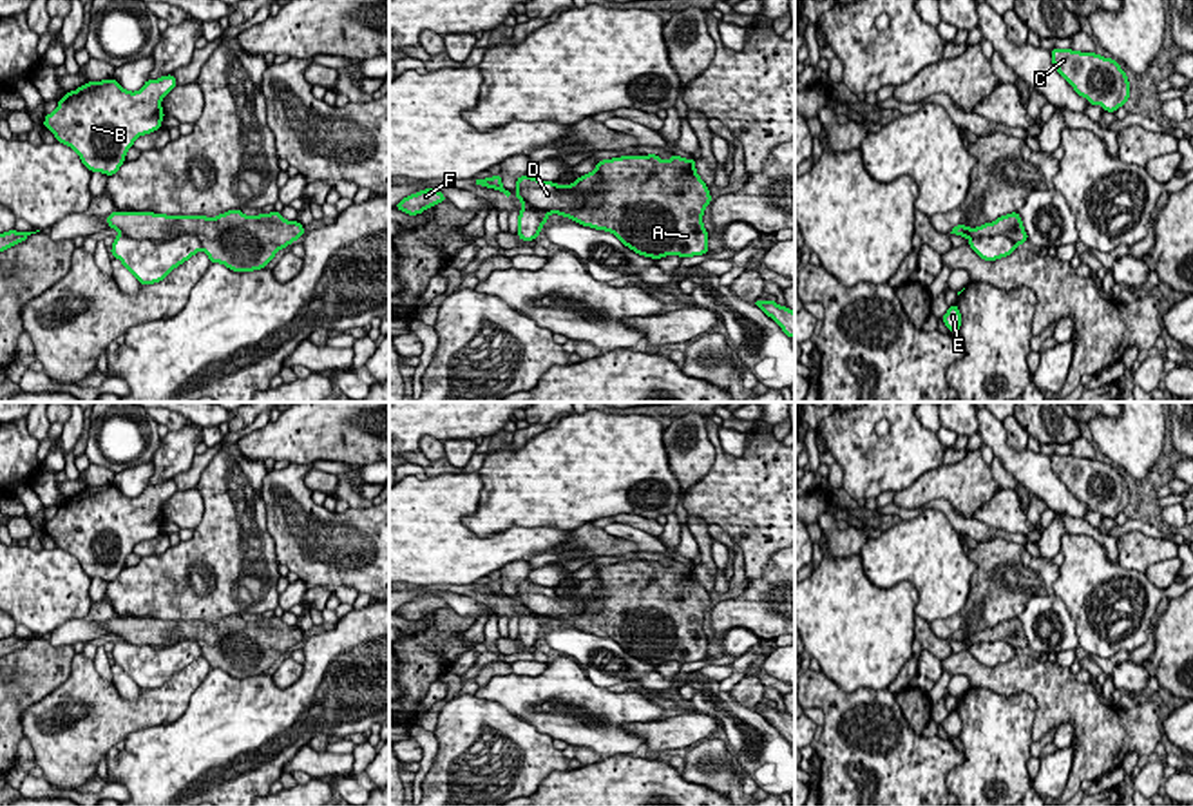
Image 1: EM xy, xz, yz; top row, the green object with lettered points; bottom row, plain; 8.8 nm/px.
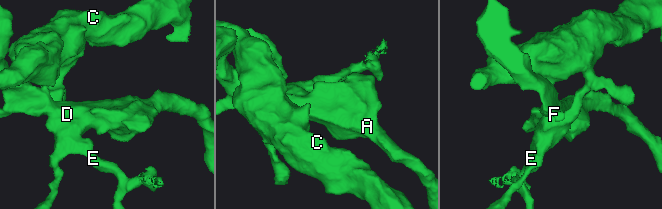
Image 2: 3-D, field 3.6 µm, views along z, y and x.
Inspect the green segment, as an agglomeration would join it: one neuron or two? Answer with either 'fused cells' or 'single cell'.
fused cells

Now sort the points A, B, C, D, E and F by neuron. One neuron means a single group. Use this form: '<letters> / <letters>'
A D F / B C E

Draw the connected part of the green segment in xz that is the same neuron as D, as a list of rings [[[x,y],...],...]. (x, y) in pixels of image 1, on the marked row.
[[[648,154],[603,159],[594,172],[565,187],[525,174],[516,179],[514,196],[583,226],[612,232],[644,257],[710,252],[702,216],[711,196],[693,158],[672,154],[664,161]]]

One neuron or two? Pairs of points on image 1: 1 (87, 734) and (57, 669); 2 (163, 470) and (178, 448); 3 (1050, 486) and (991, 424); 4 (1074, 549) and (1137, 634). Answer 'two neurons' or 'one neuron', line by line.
1: two neurons
2: one neuron
3: one neuron
4: one neuron

